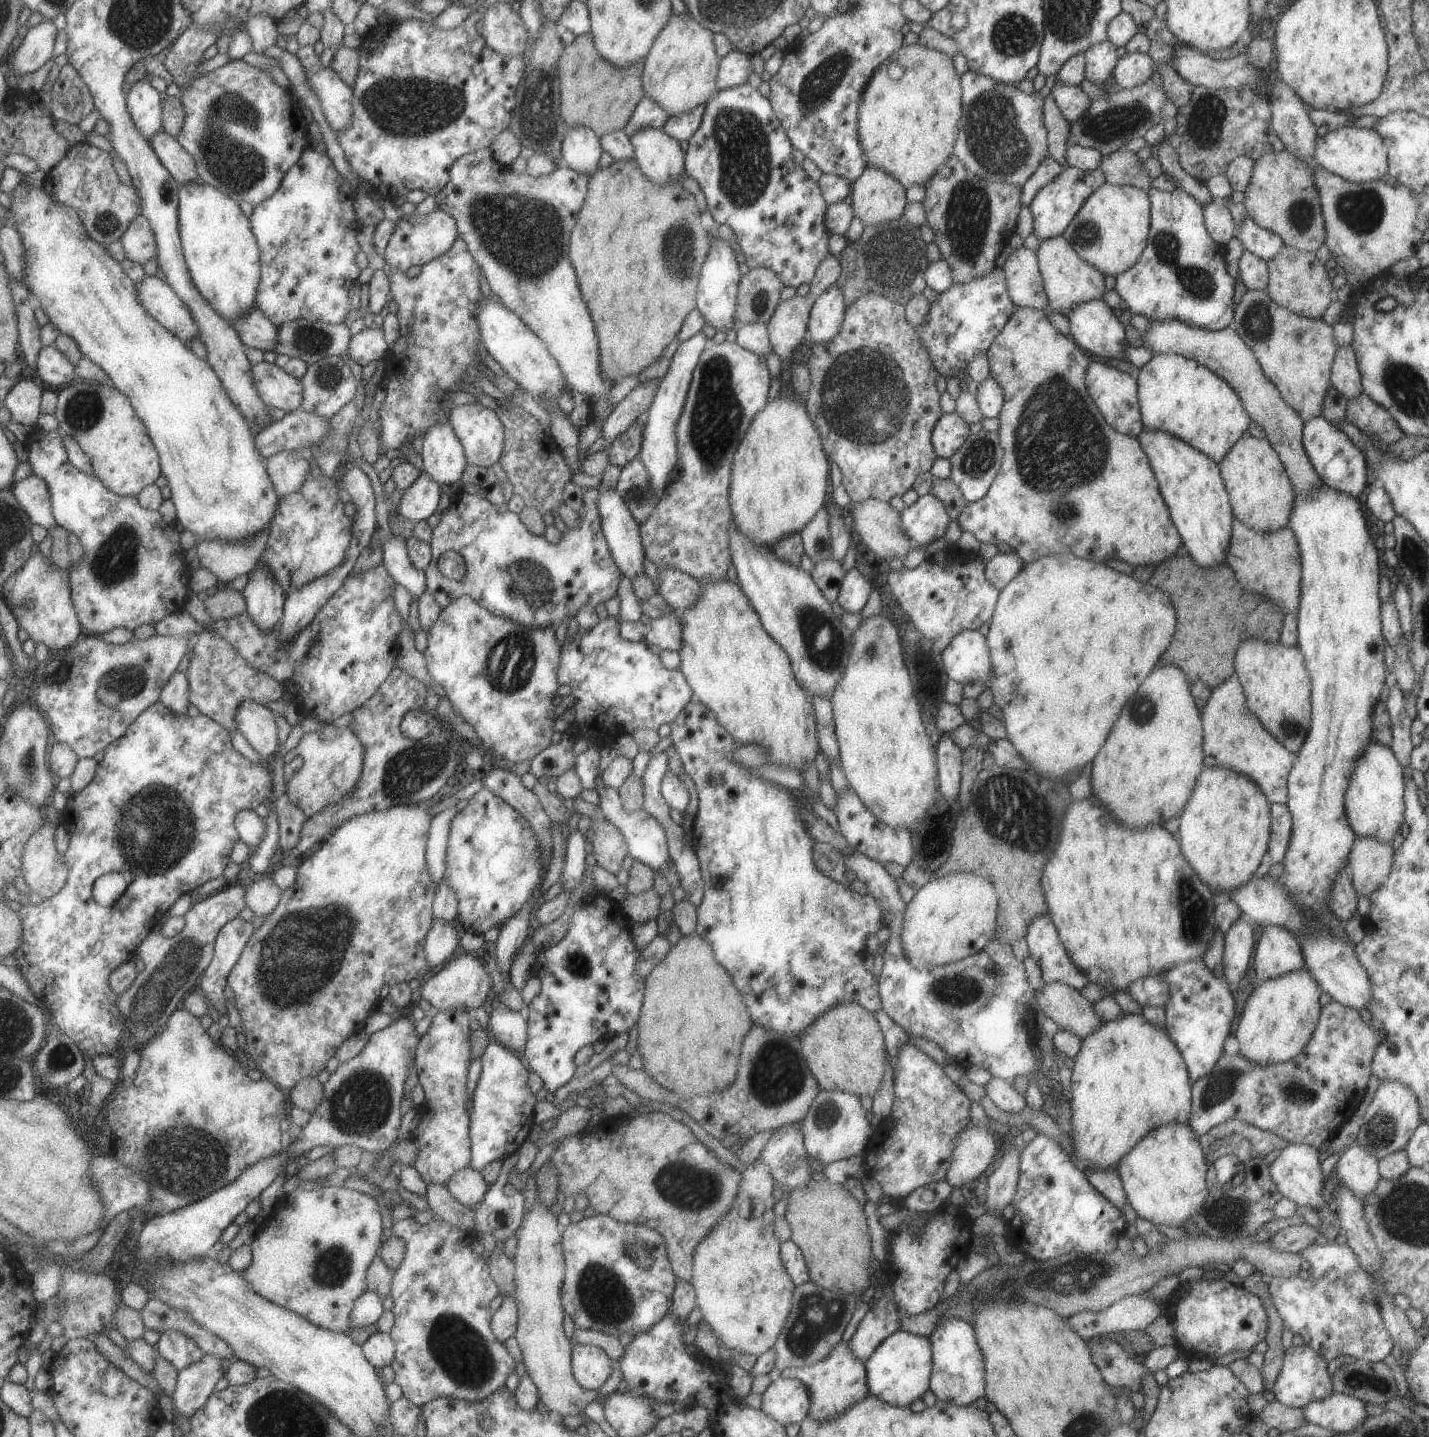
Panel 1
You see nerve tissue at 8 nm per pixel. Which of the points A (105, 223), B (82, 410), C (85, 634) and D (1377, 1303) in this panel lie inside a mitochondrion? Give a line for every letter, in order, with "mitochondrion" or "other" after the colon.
A: mitochondrion
B: mitochondrion
C: other
D: other

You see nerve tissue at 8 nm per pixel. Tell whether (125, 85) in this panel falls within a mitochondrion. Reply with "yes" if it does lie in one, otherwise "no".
no

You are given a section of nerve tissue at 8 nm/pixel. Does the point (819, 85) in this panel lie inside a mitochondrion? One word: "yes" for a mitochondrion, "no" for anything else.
yes

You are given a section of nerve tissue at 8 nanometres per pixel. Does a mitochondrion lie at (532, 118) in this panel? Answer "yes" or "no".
yes

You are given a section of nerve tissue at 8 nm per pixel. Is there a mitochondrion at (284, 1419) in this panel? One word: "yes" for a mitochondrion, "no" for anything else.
yes

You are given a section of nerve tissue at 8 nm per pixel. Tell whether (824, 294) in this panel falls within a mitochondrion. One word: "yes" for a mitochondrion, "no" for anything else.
no

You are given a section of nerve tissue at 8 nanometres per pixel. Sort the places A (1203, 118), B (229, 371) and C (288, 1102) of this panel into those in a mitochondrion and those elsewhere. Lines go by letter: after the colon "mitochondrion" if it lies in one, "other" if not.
A: mitochondrion
B: other
C: other

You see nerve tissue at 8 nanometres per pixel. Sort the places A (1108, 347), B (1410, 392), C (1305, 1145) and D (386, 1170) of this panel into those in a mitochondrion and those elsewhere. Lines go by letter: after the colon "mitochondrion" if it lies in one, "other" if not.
A: other
B: mitochondrion
C: other
D: other

